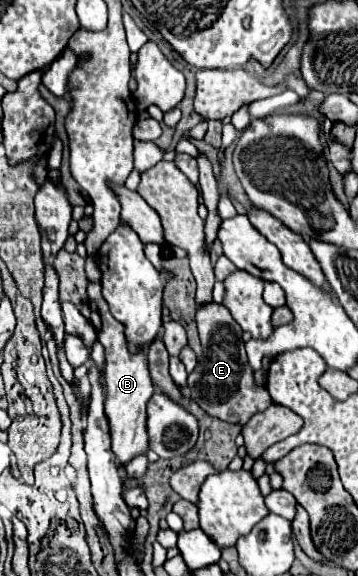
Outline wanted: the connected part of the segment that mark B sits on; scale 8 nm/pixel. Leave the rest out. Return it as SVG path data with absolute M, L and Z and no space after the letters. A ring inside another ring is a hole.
M89 282L87 286L87 296L89 296L89 308L91 308L91 320L97 330L97 338L105 348L105 416L109 422L109 434L111 434L111 450L117 456L119 466L127 464L131 458L145 454L147 452L147 434L145 434L145 406L149 398L153 396L153 382L149 376L147 368L147 354L129 354L123 326L117 322L109 306L101 294L101 284L99 282Z

